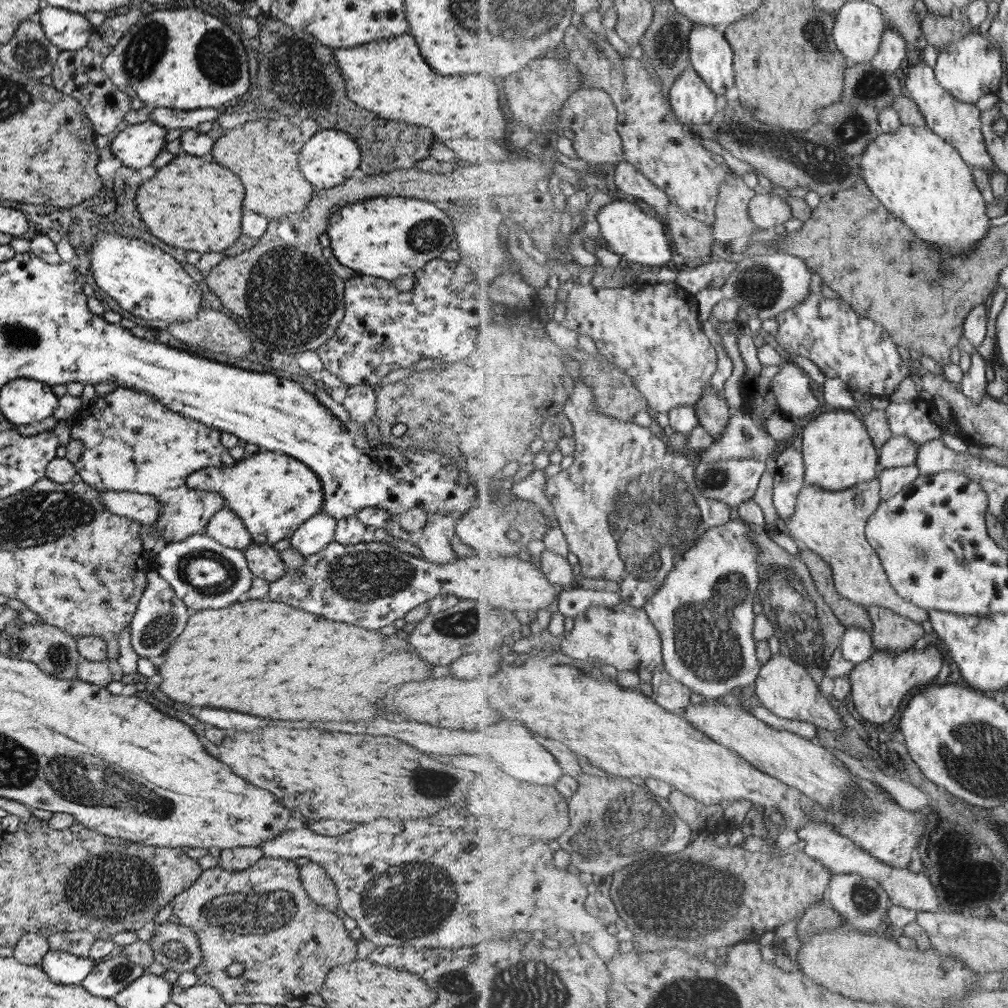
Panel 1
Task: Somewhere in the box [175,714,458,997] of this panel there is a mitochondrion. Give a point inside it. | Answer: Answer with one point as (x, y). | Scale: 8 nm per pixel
(248, 915)

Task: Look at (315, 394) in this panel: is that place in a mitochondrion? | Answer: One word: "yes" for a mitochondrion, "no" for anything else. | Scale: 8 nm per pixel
no

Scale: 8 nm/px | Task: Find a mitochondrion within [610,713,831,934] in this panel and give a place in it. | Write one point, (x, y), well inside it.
(639, 803)

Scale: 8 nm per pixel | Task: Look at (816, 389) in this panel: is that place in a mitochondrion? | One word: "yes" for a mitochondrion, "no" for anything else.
no

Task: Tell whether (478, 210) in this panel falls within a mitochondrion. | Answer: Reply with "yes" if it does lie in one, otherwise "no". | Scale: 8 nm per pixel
no

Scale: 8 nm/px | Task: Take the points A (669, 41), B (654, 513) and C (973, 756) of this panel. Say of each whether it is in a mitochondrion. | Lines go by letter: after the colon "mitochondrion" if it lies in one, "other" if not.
A: mitochondrion
B: mitochondrion
C: mitochondrion

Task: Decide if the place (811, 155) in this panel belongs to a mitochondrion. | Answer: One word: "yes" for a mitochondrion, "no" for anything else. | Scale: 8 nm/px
yes

